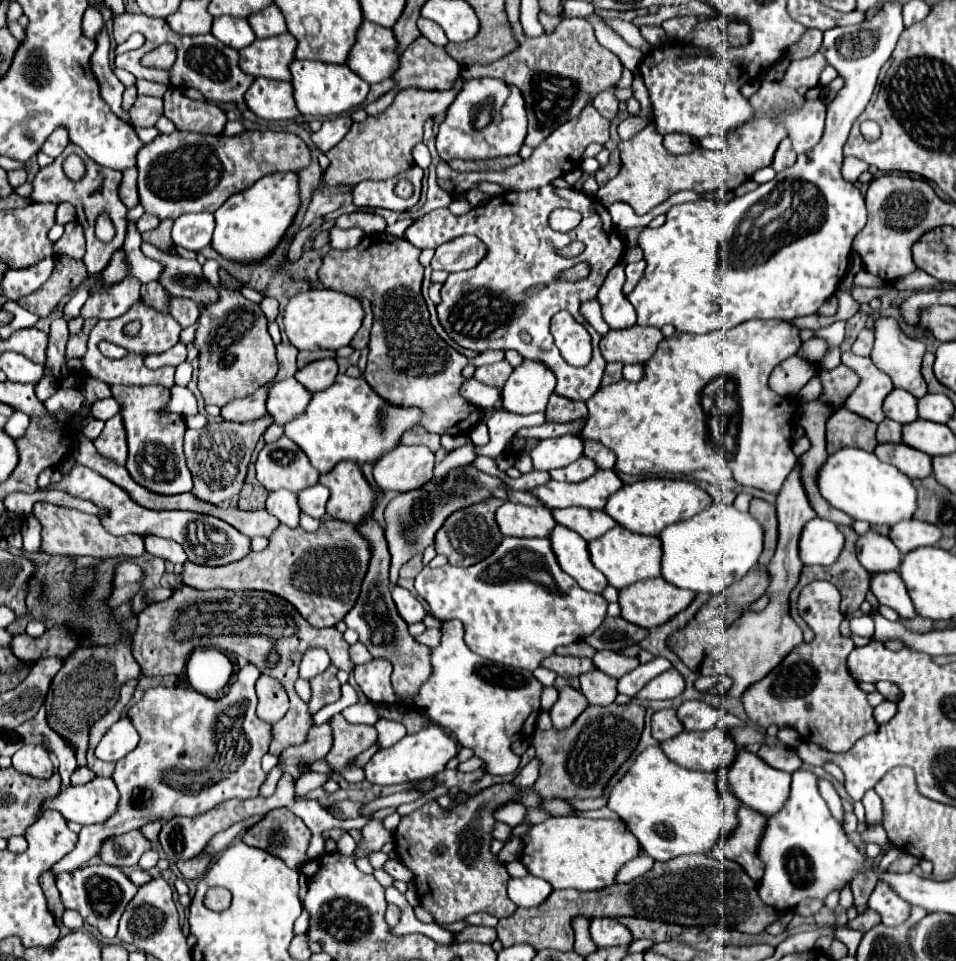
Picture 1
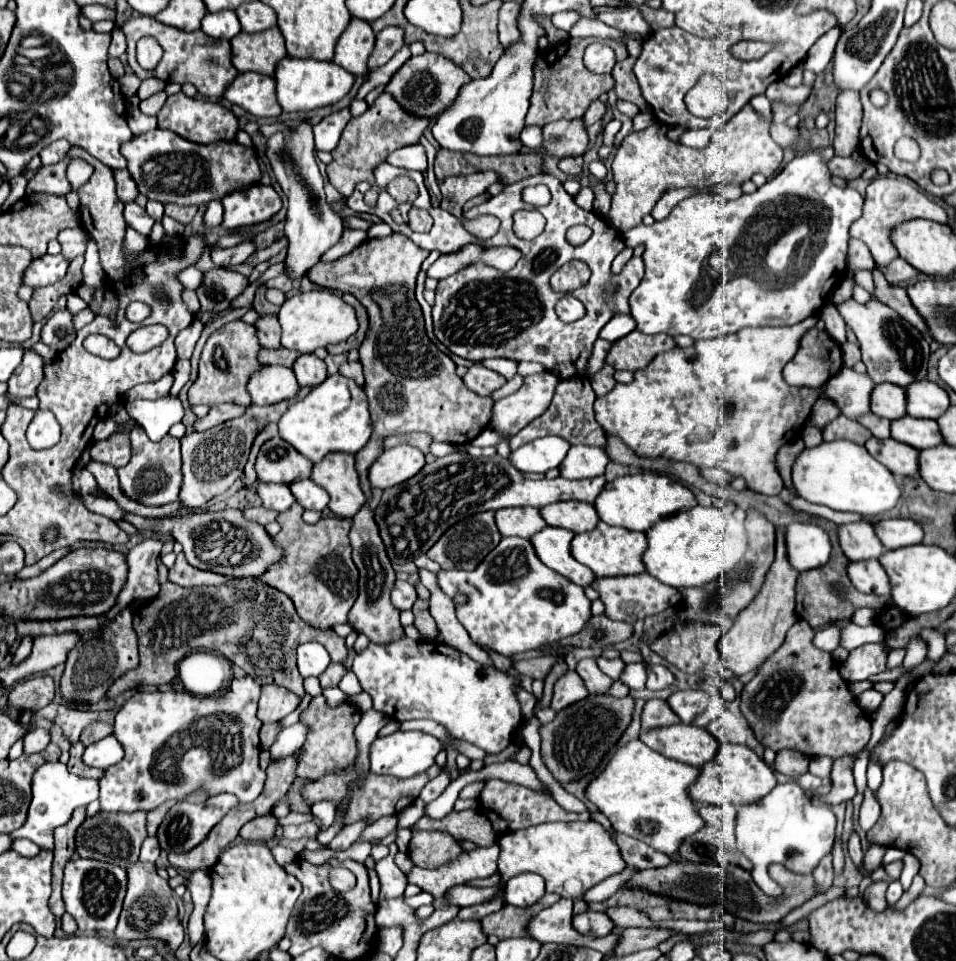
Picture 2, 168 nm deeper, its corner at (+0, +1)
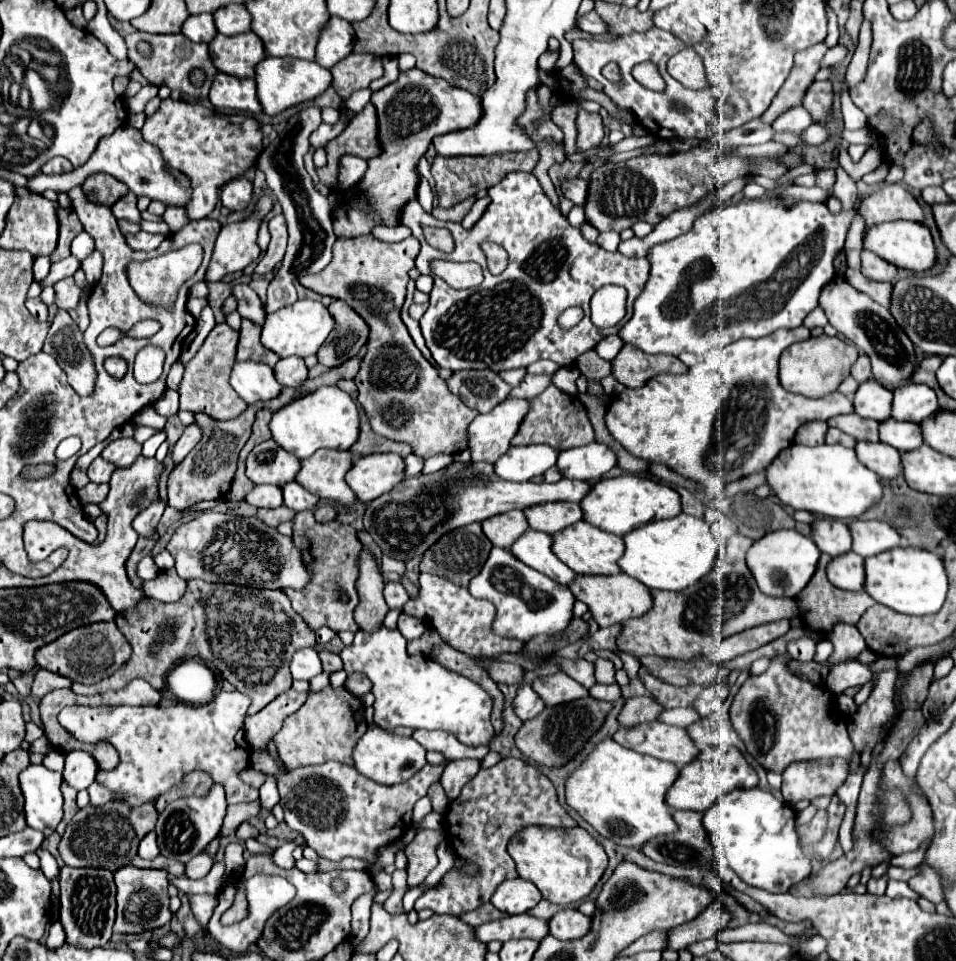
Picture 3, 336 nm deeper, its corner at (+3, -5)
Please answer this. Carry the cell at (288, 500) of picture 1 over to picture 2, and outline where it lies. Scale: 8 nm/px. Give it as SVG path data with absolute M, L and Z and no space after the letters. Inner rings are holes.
M258 484L256 492L264 506L276 512L284 512L294 504L294 496L286 484Z

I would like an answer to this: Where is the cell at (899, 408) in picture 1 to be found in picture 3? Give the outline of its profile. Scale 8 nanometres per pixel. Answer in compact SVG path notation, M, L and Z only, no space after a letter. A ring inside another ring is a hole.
M867 380L855 392L853 404L855 404L855 412L859 416L883 422L883 420L891 418L893 392L891 390L883 390L883 386L879 386L877 382Z

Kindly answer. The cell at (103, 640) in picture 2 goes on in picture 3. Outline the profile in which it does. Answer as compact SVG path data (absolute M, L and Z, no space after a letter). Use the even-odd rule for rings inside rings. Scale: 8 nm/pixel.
M97 622L97 624L83 626L83 628L75 628L59 636L55 642L41 646L35 652L35 662L41 668L63 674L71 678L73 682L81 682L81 684L101 682L103 678L115 674L129 658L131 658L131 644L119 632L115 622Z

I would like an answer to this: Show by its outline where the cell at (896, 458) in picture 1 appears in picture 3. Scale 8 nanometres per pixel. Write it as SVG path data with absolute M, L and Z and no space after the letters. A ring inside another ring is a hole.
M857 442L857 458L875 474L885 480L897 478L901 474L901 454L883 442Z

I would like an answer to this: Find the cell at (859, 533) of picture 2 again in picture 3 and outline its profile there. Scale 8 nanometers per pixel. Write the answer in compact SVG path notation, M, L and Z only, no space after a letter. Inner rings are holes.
M819 518L811 526L813 526L815 544L819 546L821 552L829 554L831 558L837 558L853 550L851 530L845 522L839 522L833 518Z

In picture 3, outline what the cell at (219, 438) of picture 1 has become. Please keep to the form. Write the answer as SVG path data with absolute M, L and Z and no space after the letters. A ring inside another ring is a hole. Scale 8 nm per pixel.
M351 358L345 364L341 364L337 368L331 368L325 376L321 376L317 380L307 380L301 388L285 388L279 394L279 398L273 398L271 402L257 402L255 406L247 406L247 410L239 418L235 418L235 420L215 422L213 418L207 418L205 414L195 414L195 422L199 426L203 426L203 438L183 458L183 462L179 462L175 466L175 470L169 472L169 478L167 478L167 504L171 508L179 510L179 512L185 512L185 510L189 510L191 506L195 506L199 502L223 498L229 492L229 488L231 488L231 482L233 482L233 476L235 476L235 470L237 470L239 452L245 446L245 442L249 440L249 436L251 436L251 426L255 422L255 414L261 408L267 408L271 412L277 412L283 406L287 406L289 402L293 402L297 398L303 398L305 394L317 390L323 384L337 384L337 380L341 380L341 378L355 378L355 374L359 370L359 362L361 362L361 358Z

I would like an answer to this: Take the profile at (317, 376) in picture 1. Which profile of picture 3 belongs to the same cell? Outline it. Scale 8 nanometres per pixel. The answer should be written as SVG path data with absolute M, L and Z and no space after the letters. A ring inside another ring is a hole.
M299 356L283 358L275 366L277 382L287 388L299 388L307 380L307 374L309 374L309 370L305 366L305 360Z

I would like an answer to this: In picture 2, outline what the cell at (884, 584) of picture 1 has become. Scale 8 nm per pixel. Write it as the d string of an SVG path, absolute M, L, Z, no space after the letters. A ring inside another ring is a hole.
M862 560L862 562L850 562L848 578L854 584L856 590L864 594L890 594L890 584L884 568L878 560Z

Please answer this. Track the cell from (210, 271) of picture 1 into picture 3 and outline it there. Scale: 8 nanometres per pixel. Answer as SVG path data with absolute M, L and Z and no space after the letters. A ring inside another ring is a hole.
M261 198L257 200L253 214L247 220L227 224L221 228L215 240L215 248L213 248L207 274L205 274L207 280L221 280L227 274L241 272L247 264L259 258L261 250L255 242L257 230L259 230L263 216L271 210L271 206L273 206L271 198Z

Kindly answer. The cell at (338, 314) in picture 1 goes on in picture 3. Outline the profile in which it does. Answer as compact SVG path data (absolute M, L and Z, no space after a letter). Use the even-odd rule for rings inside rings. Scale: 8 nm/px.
M297 300L295 304L285 306L267 316L267 322L261 332L261 342L265 348L273 350L281 358L287 358L293 354L307 358L311 354L317 354L317 350L327 340L327 336L333 332L333 328L335 328L335 318L327 310L327 306L315 300Z

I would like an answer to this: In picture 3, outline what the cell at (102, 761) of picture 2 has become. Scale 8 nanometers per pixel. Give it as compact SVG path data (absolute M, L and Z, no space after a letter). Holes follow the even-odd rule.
M71 750L65 754L65 770L63 770L63 780L77 788L85 790L95 782L95 774L99 772L97 760L83 750Z

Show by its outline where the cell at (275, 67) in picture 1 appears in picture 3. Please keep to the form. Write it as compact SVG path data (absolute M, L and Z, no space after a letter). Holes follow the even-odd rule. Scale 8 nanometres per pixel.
M253 32L239 36L219 34L209 46L217 70L237 78L255 78L257 64L267 56L265 44Z

